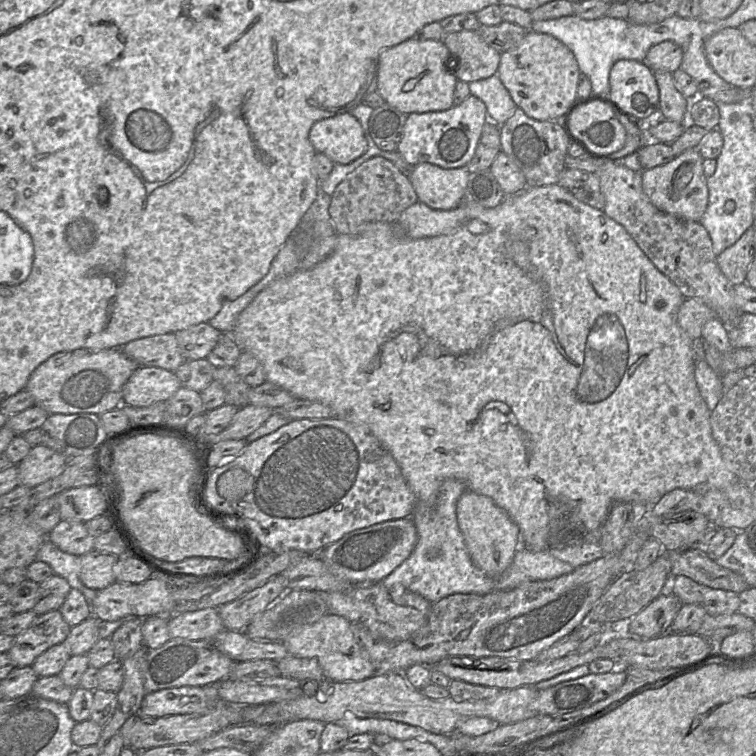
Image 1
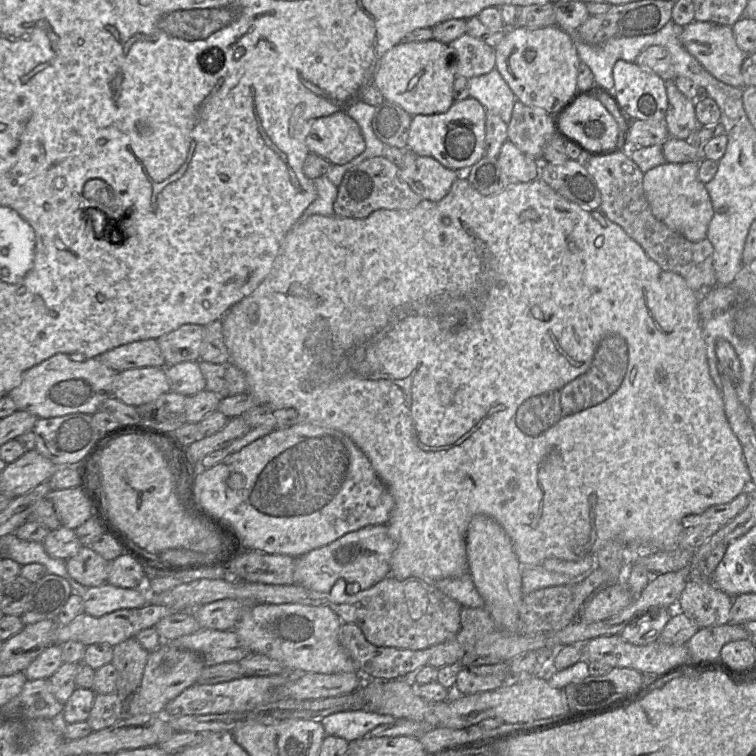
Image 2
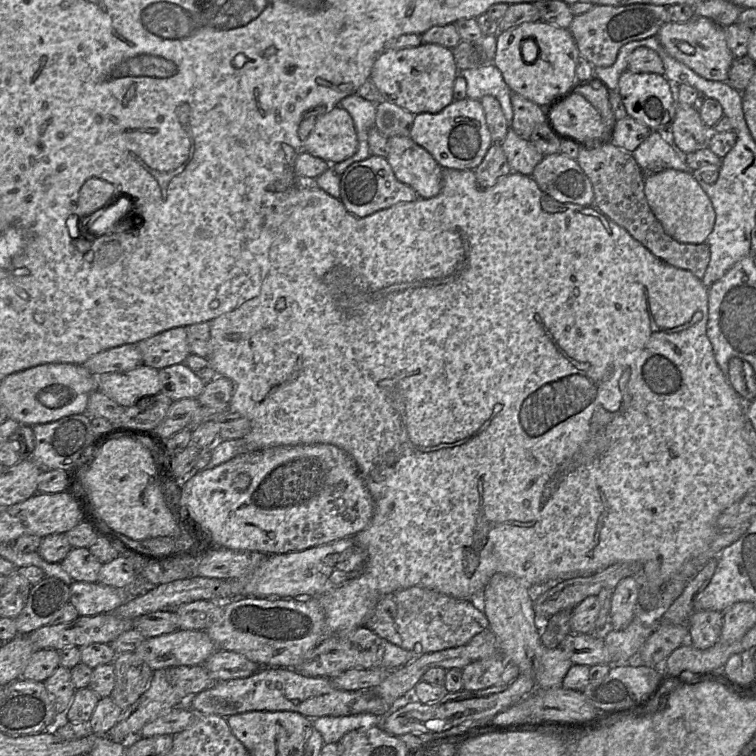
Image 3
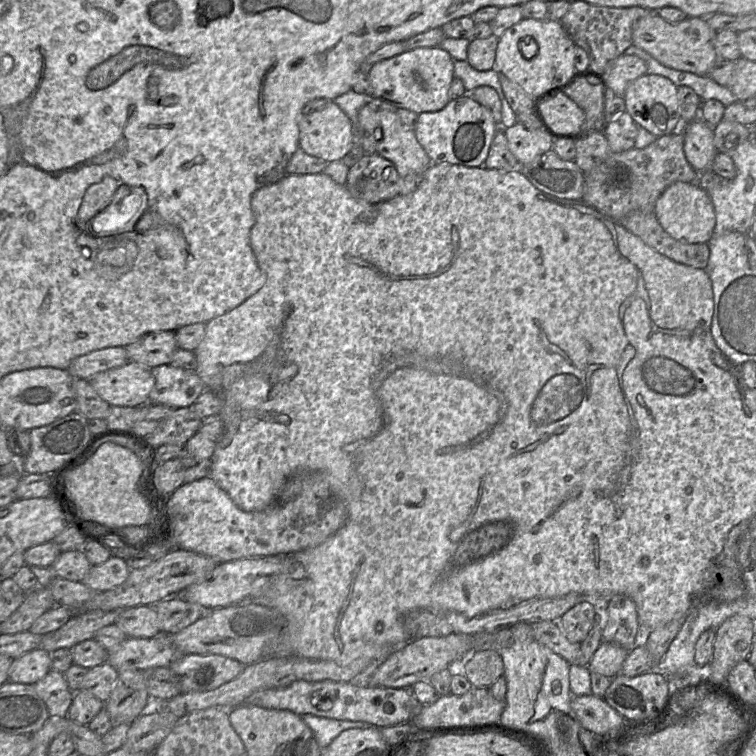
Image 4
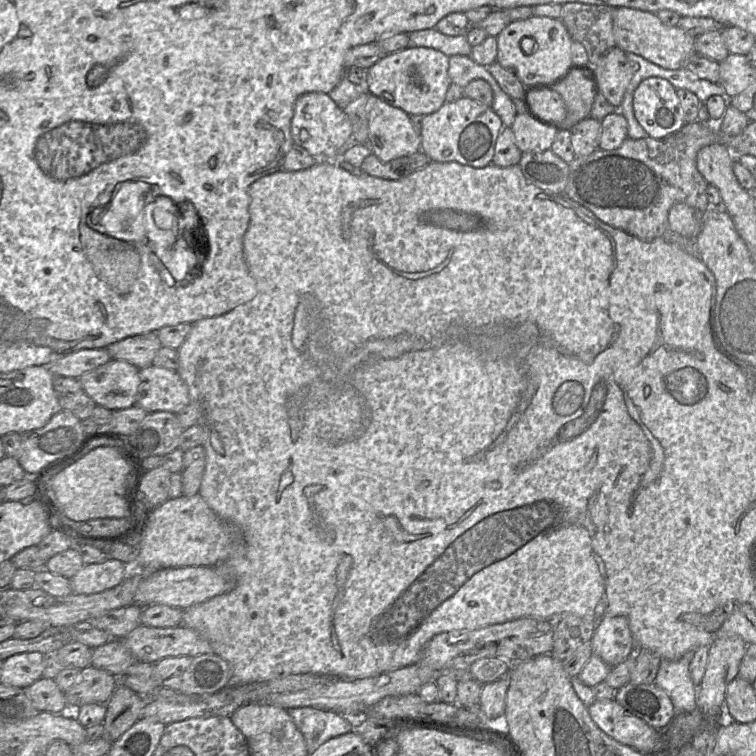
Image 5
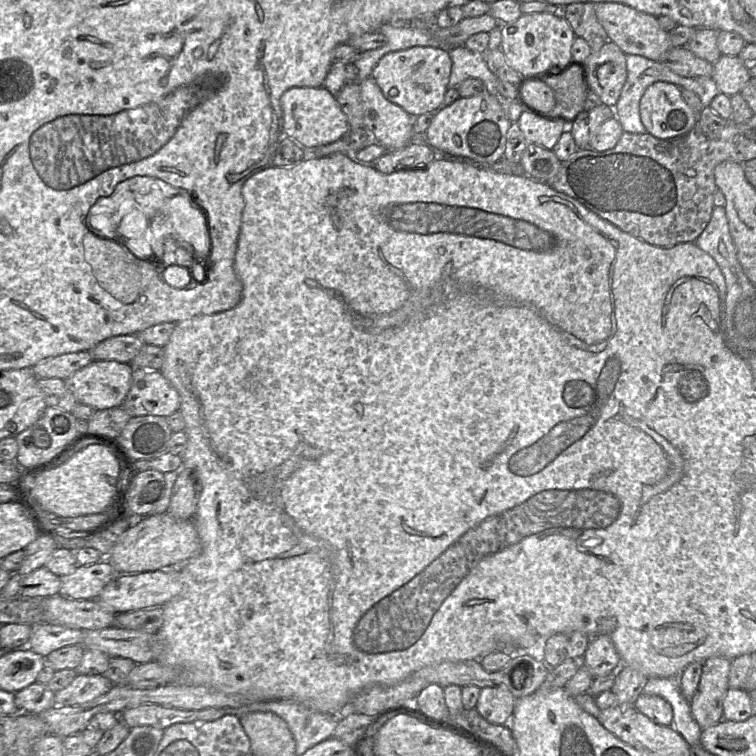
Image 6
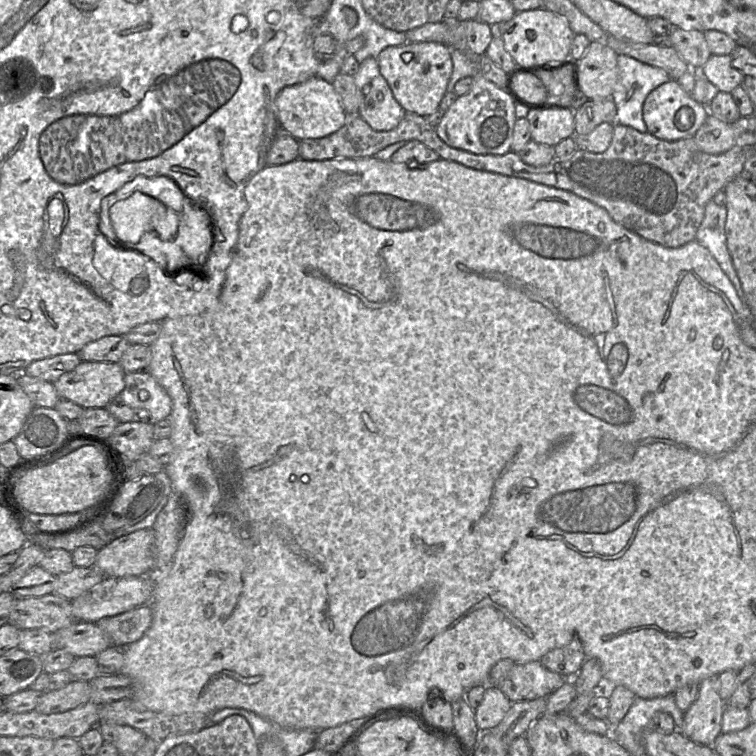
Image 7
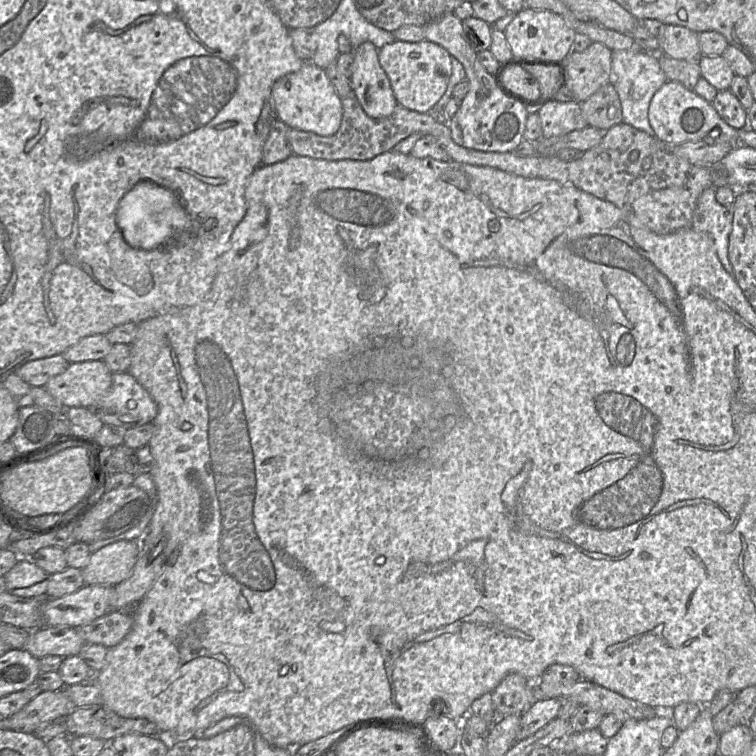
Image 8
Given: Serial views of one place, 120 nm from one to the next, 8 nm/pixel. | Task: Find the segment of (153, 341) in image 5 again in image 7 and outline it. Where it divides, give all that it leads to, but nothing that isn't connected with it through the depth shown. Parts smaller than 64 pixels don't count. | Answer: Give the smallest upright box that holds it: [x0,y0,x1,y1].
[76,335,130,363]

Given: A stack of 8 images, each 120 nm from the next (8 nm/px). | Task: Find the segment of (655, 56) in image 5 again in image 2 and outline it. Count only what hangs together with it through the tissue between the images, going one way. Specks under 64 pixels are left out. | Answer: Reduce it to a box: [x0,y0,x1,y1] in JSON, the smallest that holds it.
[680,20,748,87]

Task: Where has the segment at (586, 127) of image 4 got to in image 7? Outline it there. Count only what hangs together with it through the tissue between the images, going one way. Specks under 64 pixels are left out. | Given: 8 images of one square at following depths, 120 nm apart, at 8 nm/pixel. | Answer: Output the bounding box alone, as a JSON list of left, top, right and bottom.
[533,66,576,108]

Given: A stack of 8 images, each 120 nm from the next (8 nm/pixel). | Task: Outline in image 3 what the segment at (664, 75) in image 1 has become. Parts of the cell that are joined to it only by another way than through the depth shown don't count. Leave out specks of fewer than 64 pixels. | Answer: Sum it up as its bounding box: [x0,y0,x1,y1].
[669,104,710,153]

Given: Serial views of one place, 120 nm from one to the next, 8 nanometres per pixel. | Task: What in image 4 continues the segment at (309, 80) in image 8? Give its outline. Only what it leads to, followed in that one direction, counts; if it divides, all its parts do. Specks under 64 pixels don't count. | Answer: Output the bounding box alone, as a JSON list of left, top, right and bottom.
[298,101,354,163]

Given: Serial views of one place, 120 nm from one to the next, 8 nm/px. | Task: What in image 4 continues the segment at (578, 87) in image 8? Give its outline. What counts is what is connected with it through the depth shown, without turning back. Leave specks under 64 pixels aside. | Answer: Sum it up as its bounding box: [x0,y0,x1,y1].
[602,54,647,97]

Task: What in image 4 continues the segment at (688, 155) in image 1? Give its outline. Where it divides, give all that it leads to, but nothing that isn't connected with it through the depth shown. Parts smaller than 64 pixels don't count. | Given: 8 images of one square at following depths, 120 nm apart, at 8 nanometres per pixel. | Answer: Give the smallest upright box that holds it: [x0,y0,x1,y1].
[654,182,714,244]

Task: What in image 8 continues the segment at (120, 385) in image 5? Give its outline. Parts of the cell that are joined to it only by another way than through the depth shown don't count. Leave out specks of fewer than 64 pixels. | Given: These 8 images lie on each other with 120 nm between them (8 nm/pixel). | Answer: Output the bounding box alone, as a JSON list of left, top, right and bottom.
[45,360,112,408]

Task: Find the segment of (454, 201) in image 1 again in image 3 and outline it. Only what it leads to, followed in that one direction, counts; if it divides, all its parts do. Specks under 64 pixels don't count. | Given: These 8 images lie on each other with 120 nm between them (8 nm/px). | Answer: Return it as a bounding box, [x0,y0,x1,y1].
[387,136,443,198]

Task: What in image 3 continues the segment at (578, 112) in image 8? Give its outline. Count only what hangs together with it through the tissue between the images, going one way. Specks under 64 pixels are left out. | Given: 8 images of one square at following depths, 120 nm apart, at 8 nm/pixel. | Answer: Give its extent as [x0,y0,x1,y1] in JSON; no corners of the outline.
[501,129,544,176]

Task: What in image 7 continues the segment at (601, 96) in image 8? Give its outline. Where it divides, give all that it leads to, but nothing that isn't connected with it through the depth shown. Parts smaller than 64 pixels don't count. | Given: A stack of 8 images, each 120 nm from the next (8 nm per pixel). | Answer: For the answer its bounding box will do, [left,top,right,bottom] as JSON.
[574,97,617,135]

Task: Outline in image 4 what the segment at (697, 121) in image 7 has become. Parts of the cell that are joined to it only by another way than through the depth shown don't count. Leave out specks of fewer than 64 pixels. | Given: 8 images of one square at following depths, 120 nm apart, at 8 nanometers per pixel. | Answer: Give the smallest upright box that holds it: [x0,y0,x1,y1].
[624,74,683,137]

